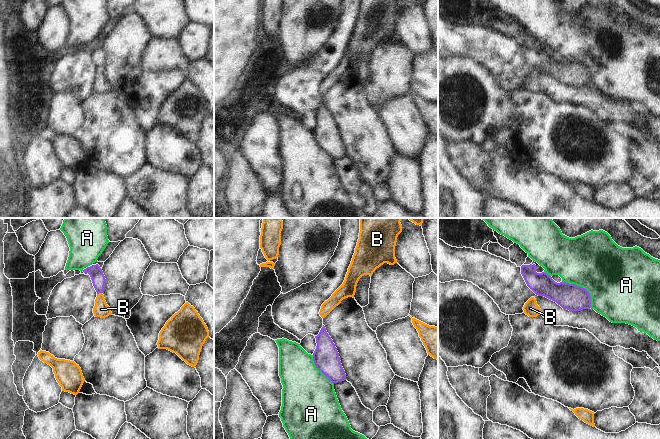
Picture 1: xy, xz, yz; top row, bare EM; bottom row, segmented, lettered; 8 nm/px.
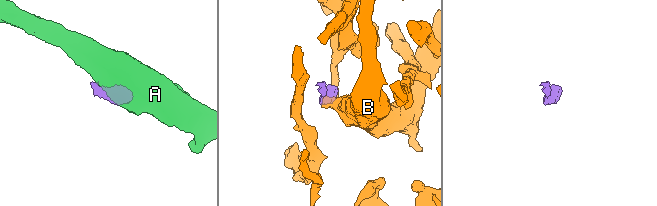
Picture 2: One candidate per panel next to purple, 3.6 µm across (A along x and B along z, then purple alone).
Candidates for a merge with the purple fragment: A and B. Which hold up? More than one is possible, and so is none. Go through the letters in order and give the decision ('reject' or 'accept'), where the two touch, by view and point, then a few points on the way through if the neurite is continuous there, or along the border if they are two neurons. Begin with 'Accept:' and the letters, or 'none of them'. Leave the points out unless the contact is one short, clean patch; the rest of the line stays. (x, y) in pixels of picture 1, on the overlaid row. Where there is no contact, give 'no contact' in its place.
Accept: B
A: reject | yz (582, 287)
B: accept | xy (99, 292) | across xy (98, 279), (99, 292), (101, 309)

